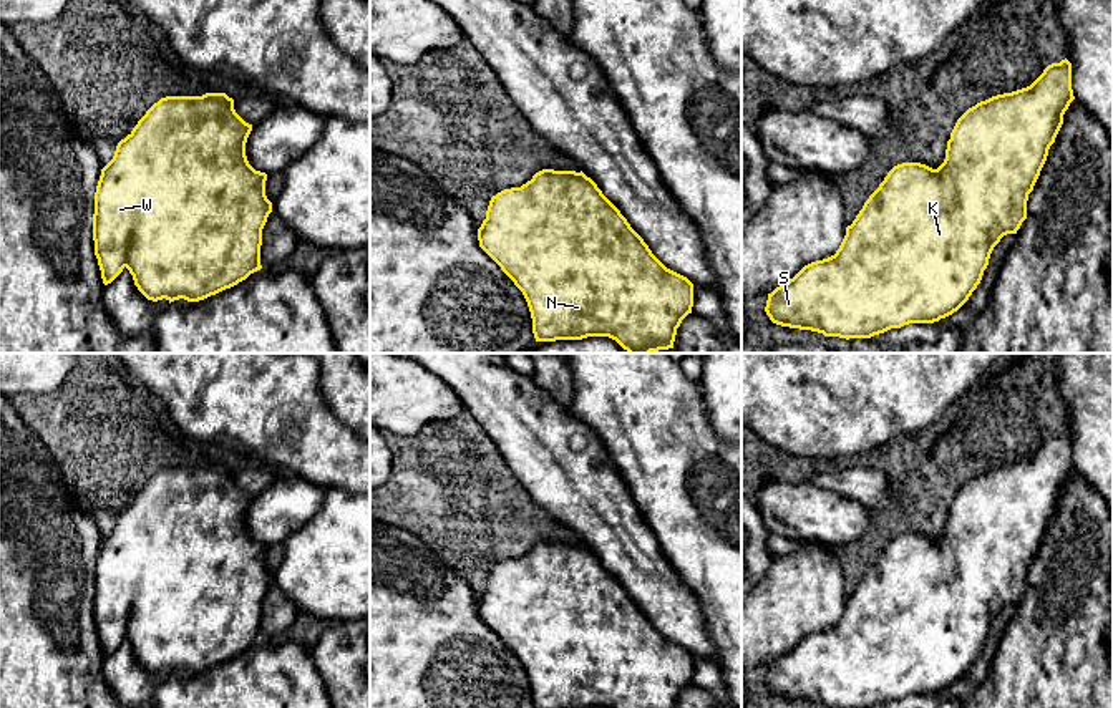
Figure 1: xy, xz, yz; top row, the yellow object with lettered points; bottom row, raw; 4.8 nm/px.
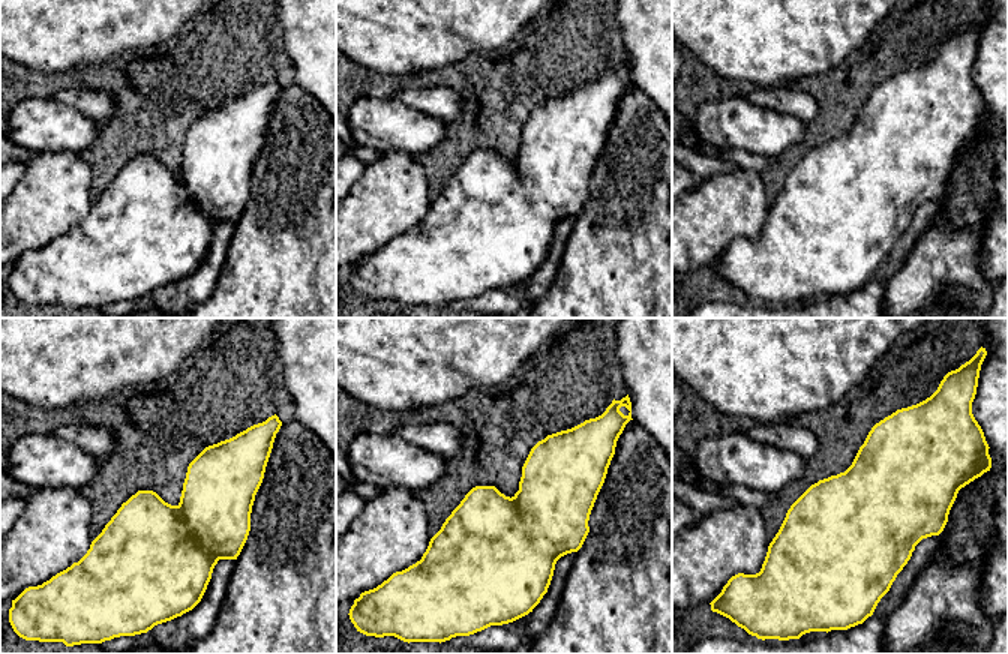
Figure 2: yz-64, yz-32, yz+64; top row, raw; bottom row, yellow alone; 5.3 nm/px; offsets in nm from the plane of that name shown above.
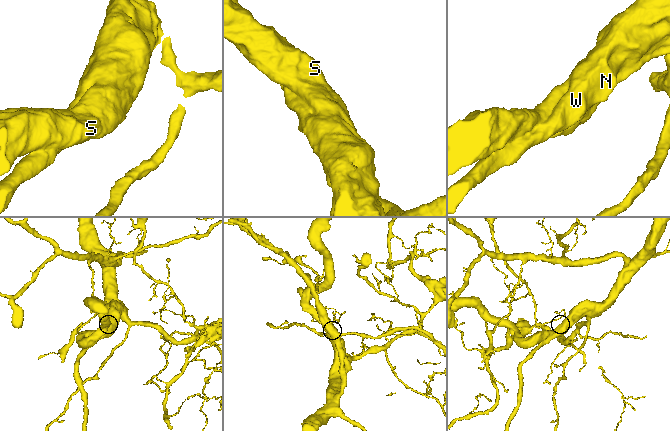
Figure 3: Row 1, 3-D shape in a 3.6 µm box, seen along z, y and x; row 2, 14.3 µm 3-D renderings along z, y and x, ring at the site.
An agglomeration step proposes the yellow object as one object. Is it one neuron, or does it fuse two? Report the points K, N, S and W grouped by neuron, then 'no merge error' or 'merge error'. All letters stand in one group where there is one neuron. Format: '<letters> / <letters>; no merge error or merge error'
K N S W; no merge error

